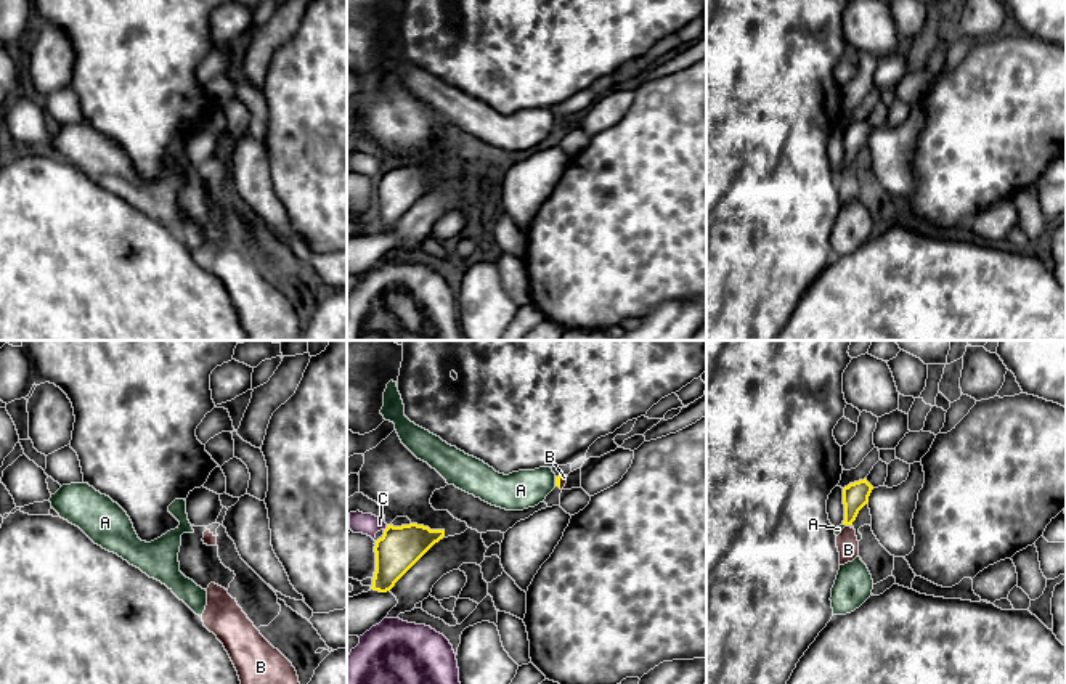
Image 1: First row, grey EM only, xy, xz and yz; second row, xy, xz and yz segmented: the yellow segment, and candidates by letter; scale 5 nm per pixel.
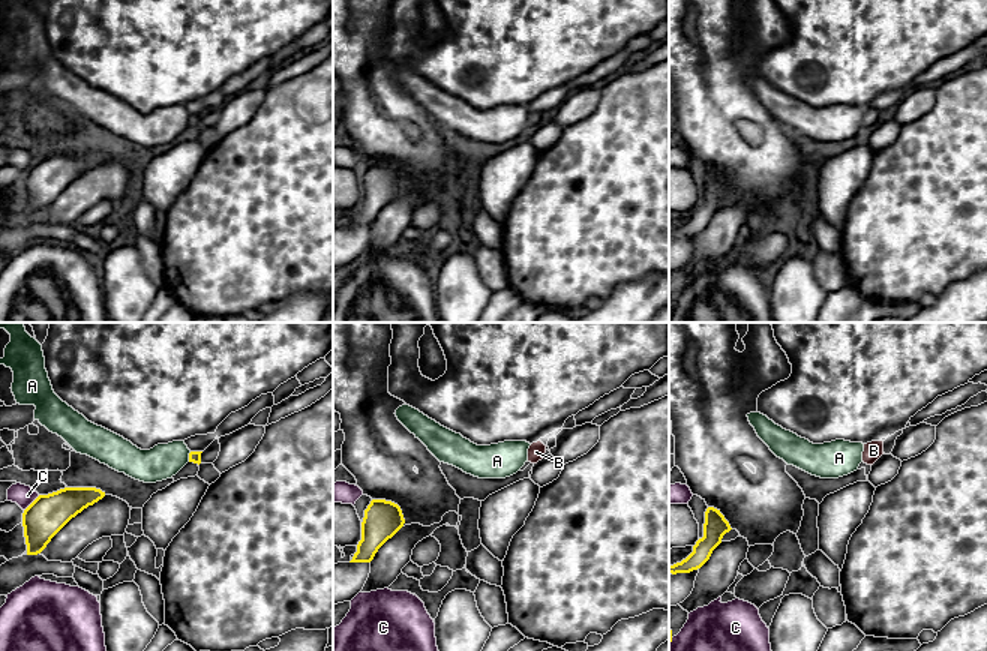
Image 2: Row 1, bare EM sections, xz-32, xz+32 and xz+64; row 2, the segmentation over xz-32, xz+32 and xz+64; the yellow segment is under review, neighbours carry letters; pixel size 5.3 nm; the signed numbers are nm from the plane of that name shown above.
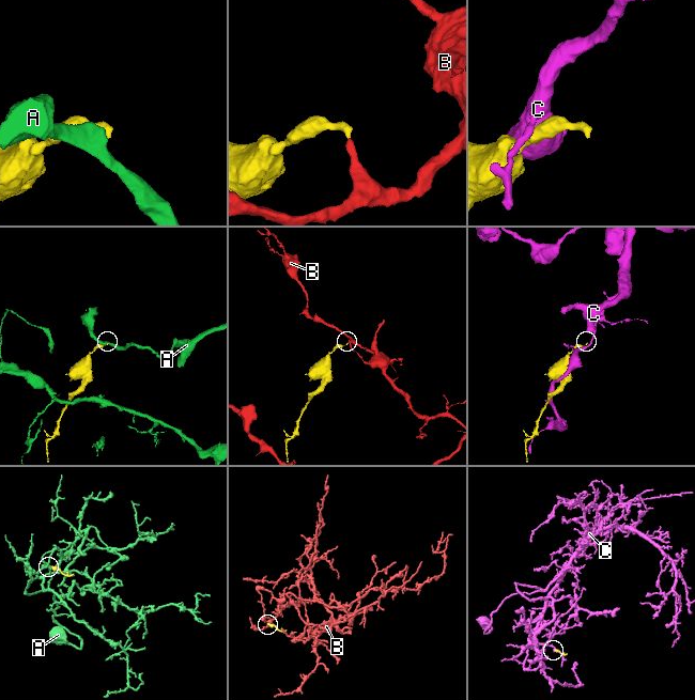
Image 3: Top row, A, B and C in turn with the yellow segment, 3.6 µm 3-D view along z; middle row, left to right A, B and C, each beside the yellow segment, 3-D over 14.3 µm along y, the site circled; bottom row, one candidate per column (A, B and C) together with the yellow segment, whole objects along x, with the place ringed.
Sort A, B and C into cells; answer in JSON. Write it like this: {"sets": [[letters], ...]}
{"sets": [["A"], ["B"], ["C"]]}

